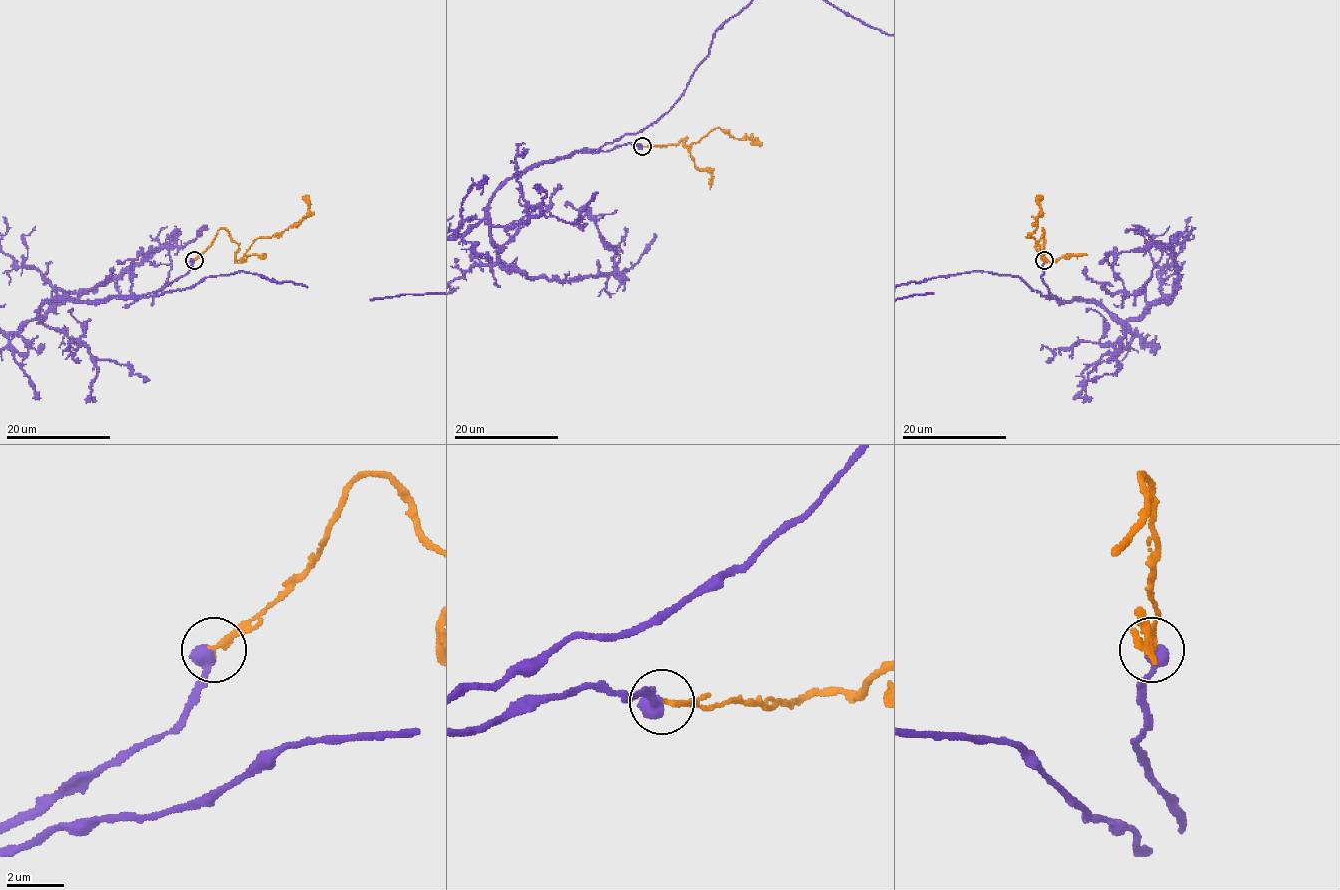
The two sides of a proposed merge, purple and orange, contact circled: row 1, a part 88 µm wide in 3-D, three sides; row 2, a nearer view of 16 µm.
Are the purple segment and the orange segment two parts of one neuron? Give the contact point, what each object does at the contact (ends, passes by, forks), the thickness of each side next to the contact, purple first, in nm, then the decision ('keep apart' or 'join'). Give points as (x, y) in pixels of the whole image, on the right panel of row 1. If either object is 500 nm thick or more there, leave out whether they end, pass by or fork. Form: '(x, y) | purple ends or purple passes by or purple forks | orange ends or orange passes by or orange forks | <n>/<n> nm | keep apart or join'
(1044, 260) | 550/200 nm | join

